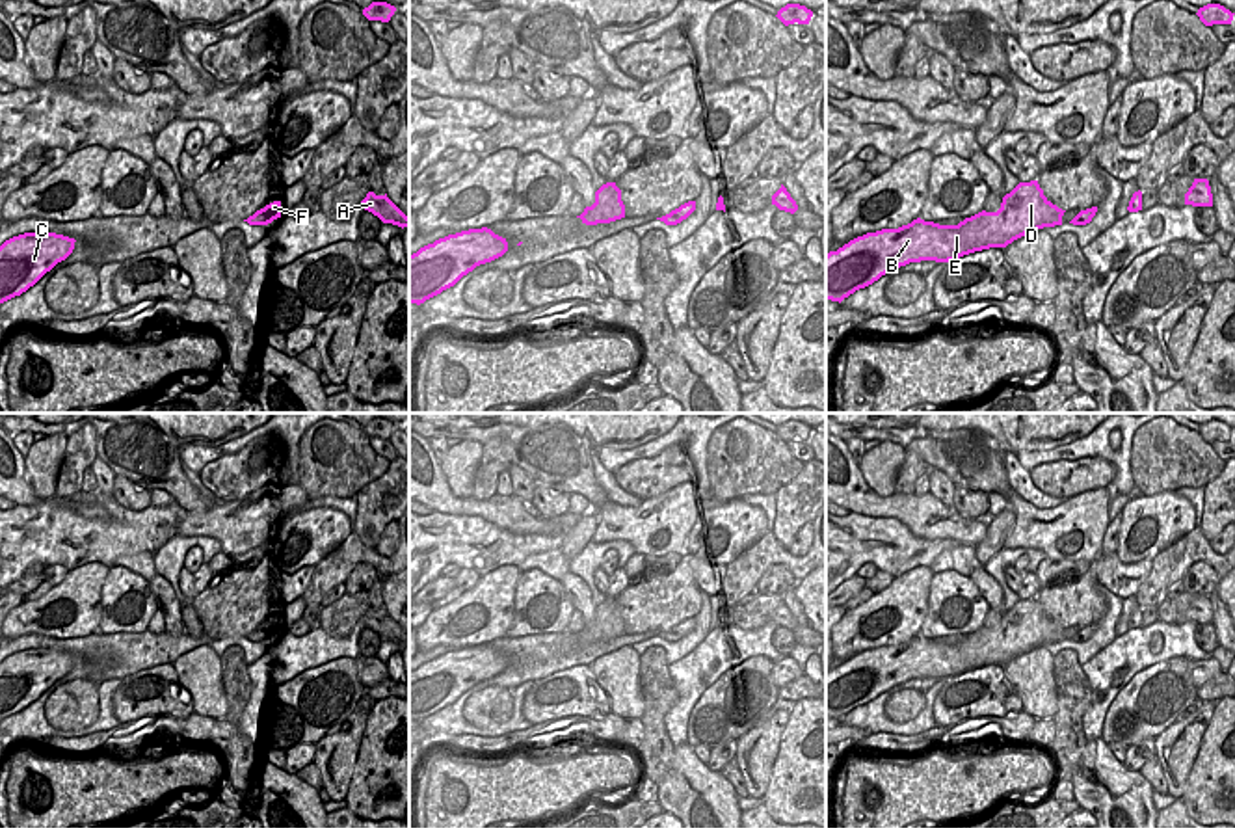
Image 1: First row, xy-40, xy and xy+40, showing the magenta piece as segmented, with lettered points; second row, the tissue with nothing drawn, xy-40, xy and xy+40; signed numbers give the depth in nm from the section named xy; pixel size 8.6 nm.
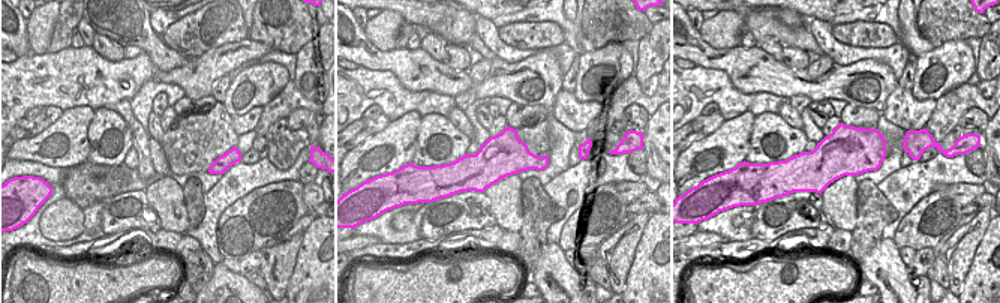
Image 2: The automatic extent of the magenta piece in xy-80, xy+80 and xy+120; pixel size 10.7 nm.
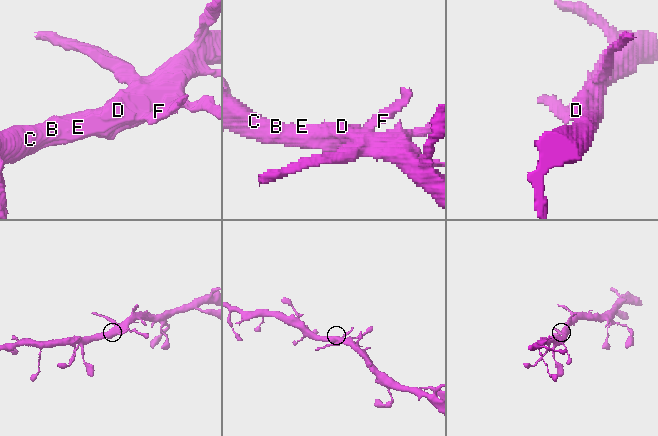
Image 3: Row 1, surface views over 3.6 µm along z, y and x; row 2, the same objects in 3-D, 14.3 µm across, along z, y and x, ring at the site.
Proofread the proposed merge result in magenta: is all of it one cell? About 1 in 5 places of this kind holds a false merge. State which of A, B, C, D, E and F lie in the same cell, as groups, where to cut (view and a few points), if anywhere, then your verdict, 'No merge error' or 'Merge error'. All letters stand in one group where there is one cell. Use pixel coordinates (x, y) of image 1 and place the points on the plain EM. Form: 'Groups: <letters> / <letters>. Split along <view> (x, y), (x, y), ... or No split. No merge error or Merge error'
Groups: A B C D E F. No split. No merge error.

